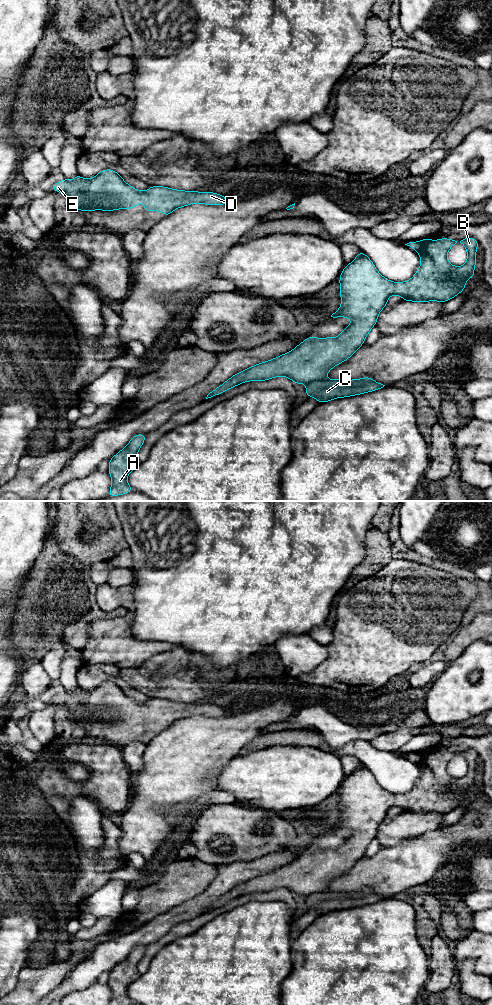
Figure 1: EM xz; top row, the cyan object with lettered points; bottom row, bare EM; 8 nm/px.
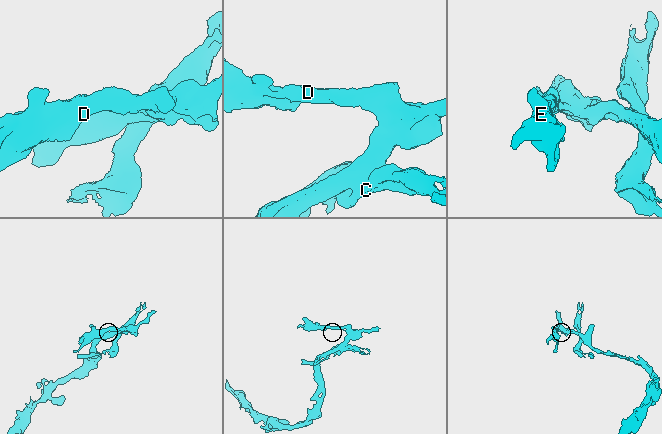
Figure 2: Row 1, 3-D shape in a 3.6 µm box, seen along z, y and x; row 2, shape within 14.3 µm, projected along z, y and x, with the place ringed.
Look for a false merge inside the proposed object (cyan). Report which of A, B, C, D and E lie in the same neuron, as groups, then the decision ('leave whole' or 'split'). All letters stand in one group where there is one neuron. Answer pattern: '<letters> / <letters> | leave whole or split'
A B D E / C | split

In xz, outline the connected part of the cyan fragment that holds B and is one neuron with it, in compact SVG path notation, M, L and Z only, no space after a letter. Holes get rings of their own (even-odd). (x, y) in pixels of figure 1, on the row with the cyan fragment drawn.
M425 238L405 245L413 247L421 259L421 265L408 281L392 282L386 279L362 251L342 270L339 278L342 303L331 317L350 318L351 324L339 336L309 336L290 352L234 374L211 391L206 399L249 381L266 381L284 376L295 384L307 385L323 380L333 367L346 361L364 344L389 297L399 295L403 300L412 302L446 302L461 293L467 280L475 276L476 250L479 246L475 238ZM458 243L462 243L467 250L467 261L460 267L451 265L447 260L449 249Z

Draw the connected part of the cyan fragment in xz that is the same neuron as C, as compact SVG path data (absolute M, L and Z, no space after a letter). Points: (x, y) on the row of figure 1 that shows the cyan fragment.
M368 376L353 380L316 380L306 387L307 397L314 397L319 403L328 402L336 398L344 398L365 394L383 388L385 385L374 381Z

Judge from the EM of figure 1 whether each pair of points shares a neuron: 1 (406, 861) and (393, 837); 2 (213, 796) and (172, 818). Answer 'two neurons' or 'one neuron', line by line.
1: two neurons
2: one neuron

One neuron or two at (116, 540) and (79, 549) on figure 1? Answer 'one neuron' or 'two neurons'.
one neuron

